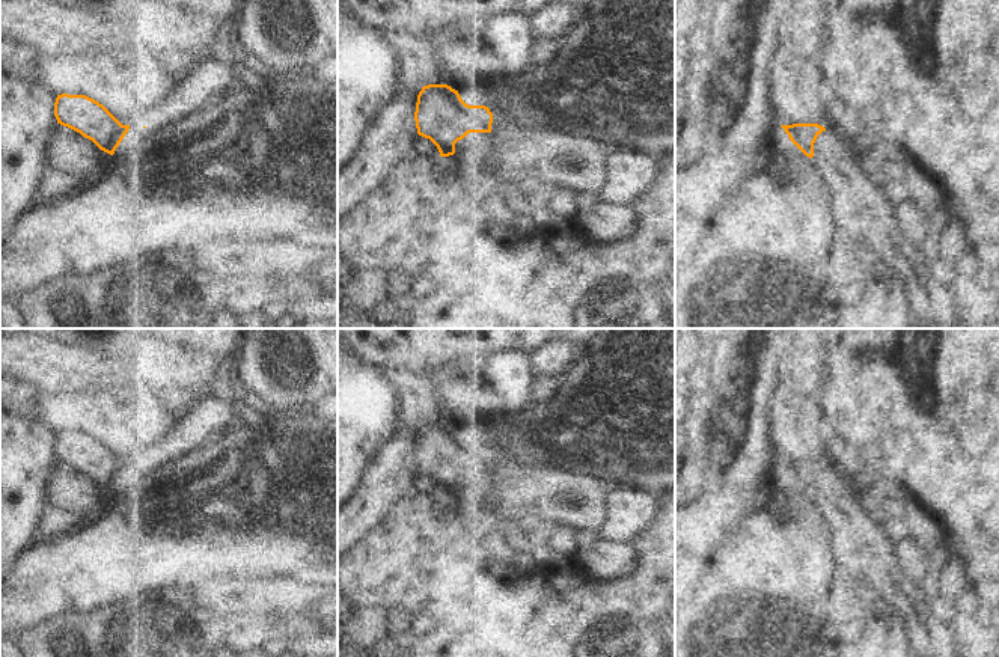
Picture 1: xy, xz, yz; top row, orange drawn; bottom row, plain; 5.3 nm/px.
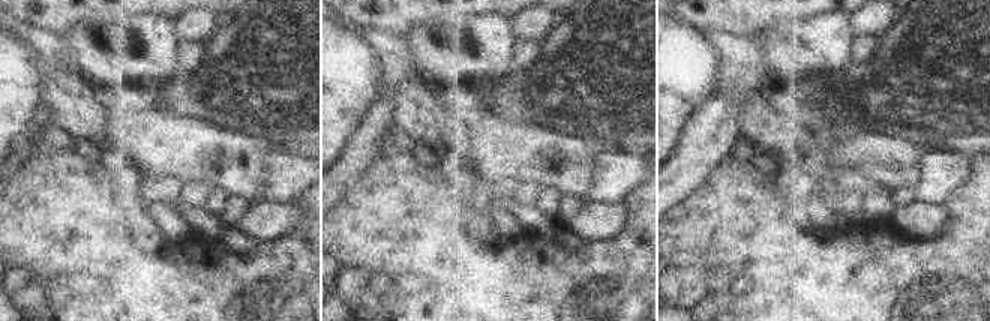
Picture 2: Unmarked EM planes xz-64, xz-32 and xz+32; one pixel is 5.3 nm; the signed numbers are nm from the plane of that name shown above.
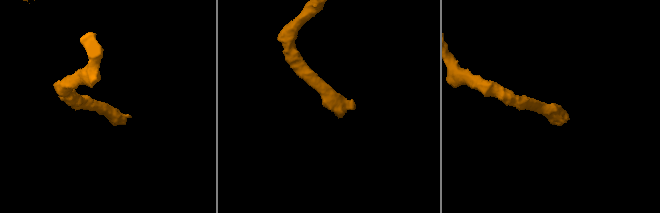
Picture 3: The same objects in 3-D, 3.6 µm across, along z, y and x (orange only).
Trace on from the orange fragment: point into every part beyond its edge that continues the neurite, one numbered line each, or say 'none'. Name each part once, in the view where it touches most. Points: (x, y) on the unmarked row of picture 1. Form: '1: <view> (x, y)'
none

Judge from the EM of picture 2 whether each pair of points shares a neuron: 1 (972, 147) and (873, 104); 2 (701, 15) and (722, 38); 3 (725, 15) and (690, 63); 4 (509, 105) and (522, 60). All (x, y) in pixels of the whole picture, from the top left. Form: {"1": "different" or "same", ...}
{"1": "same", "2": "different", "3": "different", "4": "different"}

